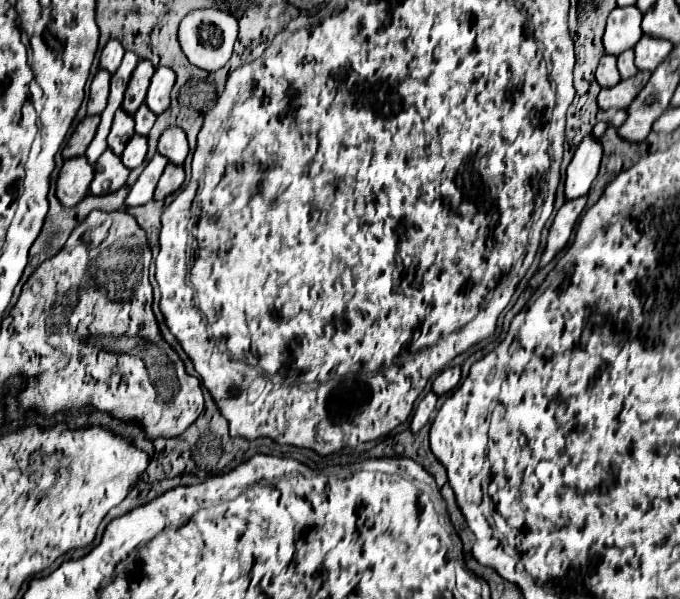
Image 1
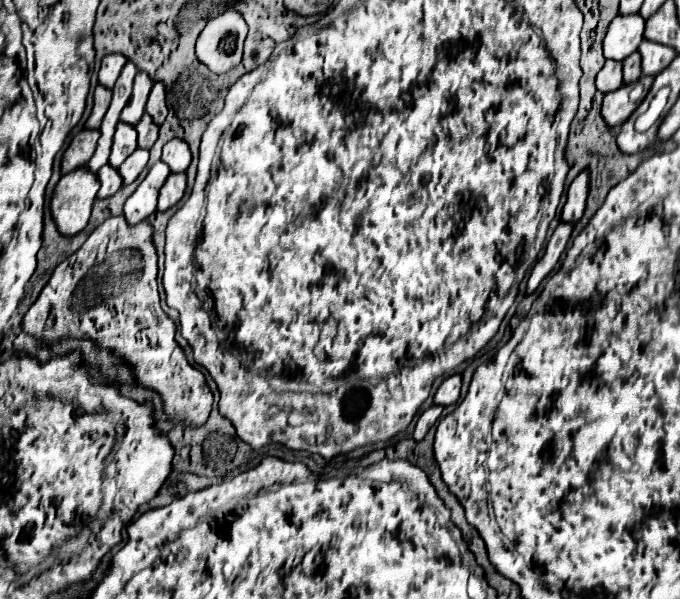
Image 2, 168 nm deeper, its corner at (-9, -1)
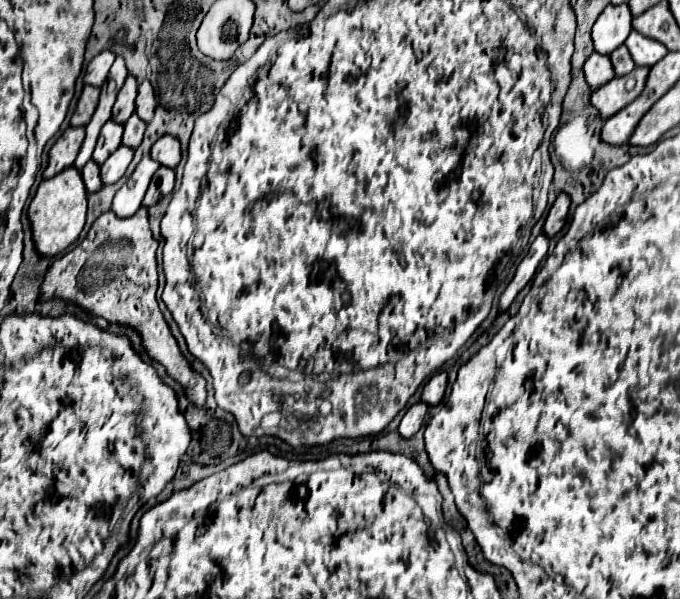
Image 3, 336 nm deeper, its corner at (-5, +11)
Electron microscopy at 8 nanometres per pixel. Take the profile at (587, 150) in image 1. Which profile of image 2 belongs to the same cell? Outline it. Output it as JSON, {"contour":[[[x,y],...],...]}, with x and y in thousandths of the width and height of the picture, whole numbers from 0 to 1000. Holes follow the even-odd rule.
{"contour":[[[865,284],[853,287],[847,301],[835,314],[835,334],[826,347],[824,367],[832,374],[847,374],[862,347],[862,327],[865,327]]]}

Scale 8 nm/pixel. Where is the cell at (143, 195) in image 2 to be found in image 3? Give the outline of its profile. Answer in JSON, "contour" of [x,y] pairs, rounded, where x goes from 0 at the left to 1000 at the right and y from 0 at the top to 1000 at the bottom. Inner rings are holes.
{"contour":[[[221,257],[206,267],[206,274],[194,287],[194,294],[185,301],[185,307],[168,327],[165,354],[171,361],[188,364],[200,351],[206,351],[209,334],[212,334],[212,324],[218,317],[218,307],[221,307],[221,301],[224,301],[224,294],[226,294],[226,287],[232,280],[235,280],[235,274],[229,274],[229,267],[221,264]]]}

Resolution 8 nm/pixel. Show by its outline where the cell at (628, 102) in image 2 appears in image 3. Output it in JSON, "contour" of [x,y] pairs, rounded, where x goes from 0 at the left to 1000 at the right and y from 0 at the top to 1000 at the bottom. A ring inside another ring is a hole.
{"contour":[[[953,110],[932,114],[932,120],[912,130],[900,130],[894,140],[871,154],[871,177],[879,180],[885,200],[894,200],[897,194],[903,194],[941,160],[953,117],[956,117]]]}

